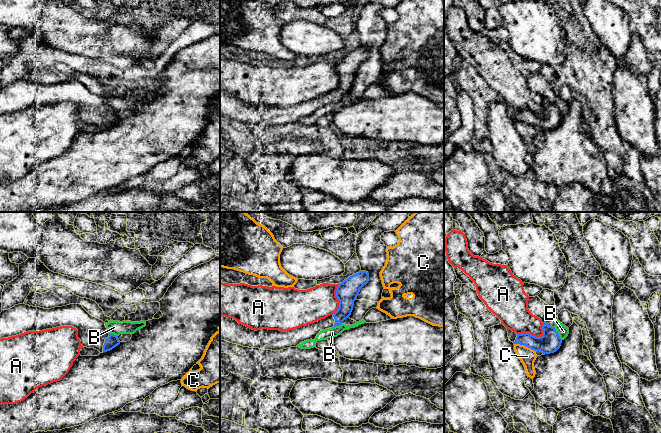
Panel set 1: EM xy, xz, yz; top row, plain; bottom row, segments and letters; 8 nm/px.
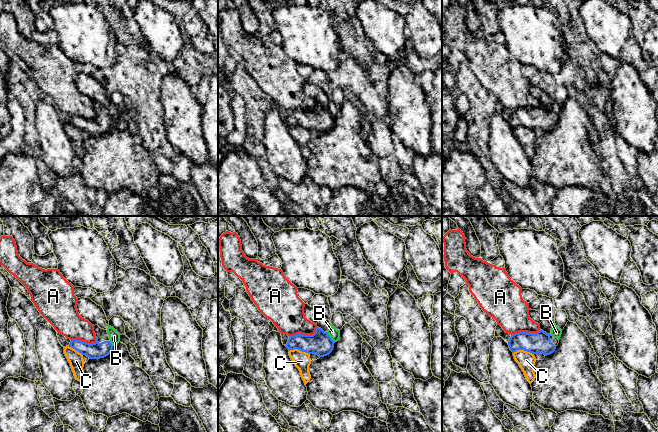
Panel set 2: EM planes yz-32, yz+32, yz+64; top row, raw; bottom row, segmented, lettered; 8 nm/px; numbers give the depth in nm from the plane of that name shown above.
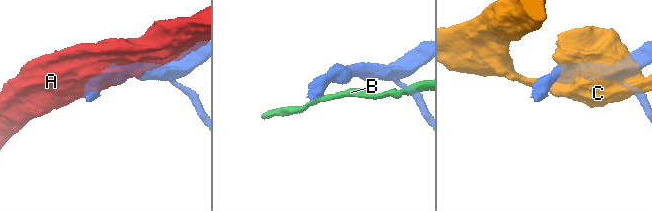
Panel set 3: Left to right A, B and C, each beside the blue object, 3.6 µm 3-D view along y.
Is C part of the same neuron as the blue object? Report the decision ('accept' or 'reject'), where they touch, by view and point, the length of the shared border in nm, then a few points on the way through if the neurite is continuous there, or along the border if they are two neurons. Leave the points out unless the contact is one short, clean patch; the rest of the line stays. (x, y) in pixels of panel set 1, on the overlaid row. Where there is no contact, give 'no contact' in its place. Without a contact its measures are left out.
reject | yz (525, 345) | 190 nm

